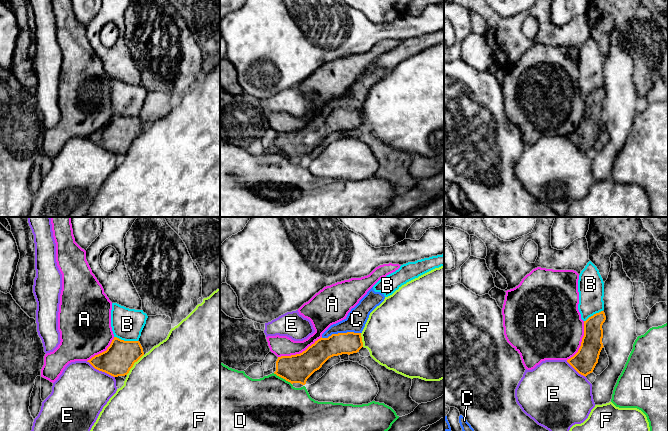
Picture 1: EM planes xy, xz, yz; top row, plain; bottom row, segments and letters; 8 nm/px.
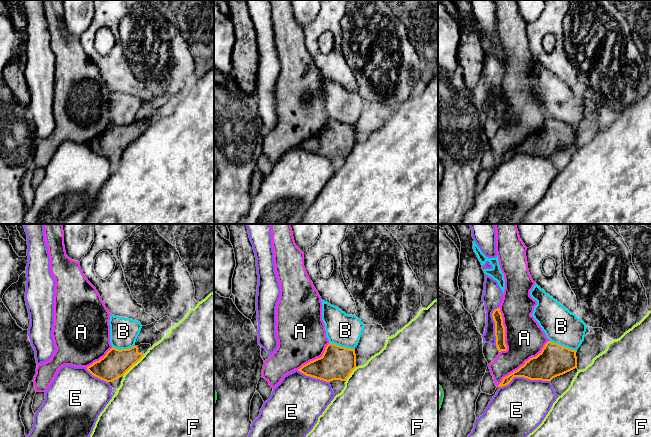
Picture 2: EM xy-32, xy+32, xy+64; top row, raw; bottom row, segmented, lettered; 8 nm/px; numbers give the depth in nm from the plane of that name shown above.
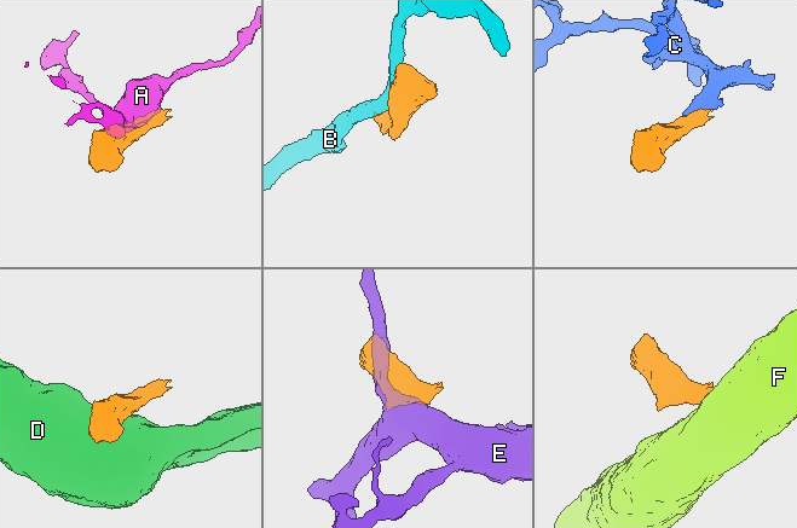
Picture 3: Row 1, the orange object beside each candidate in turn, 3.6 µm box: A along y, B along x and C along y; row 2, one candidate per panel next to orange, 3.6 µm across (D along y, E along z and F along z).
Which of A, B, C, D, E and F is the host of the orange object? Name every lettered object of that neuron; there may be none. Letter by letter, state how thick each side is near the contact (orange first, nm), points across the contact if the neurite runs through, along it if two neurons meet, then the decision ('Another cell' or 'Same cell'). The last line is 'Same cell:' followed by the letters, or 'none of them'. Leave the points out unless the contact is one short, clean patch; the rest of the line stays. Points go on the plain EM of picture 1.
A: Thickness 220 nm (orange) against 160 nm. Another cell
B: Thickness 240 nm (orange) against 260 nm. Another cell
C: Thickness 180 nm (orange) against 160 nm. Path across: xz (317, 130), (340, 109), (356, 95). Same cell
D: Thickness 220 nm (orange) against 480 nm. Another cell
E: Thickness 240 nm (orange) against 440 nm. Another cell
F: Thickness 240 nm (orange) against 500 nm. Boundary: xy (143, 130), (126, 150). Another cell
Same cell: C

